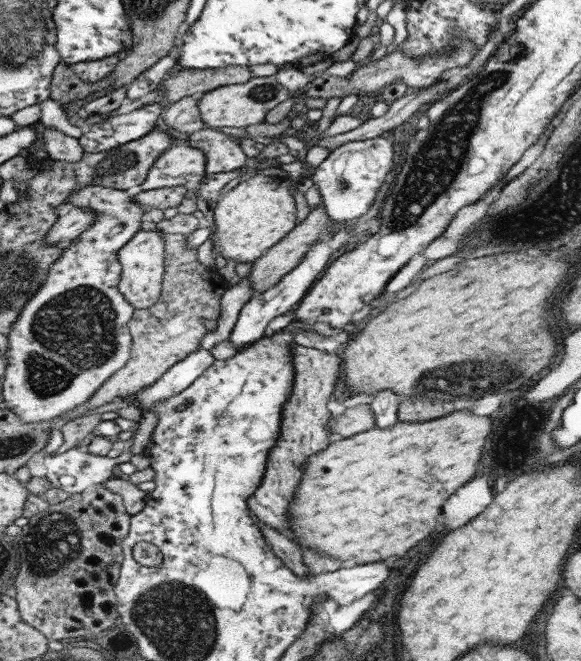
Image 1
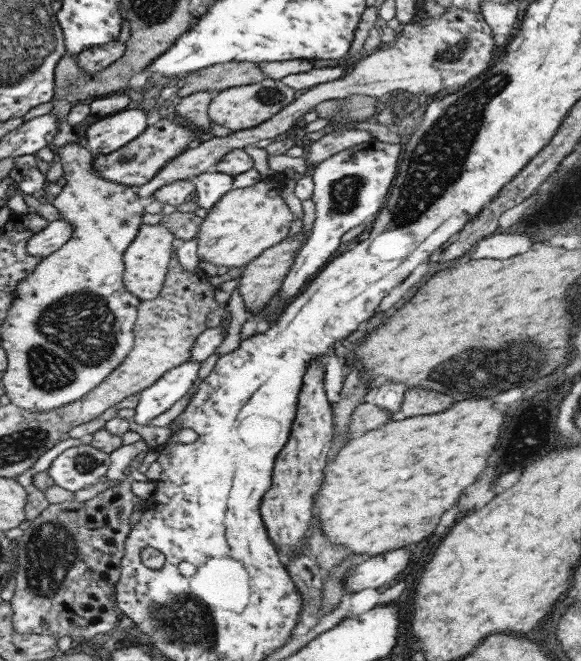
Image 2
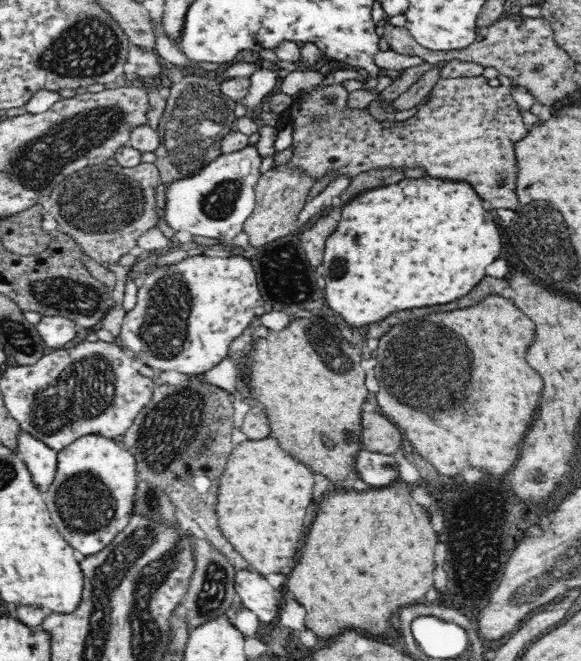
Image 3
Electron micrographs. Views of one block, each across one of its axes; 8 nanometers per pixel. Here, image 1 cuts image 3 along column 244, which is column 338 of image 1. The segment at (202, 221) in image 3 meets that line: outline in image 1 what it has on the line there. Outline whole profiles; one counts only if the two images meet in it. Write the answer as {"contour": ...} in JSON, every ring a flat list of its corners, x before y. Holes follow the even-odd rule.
{"contour":[[386,135,348,142,334,148,310,177,312,184,319,189,320,202,325,207,329,220,333,224,350,224,363,216,392,164,393,149]]}

